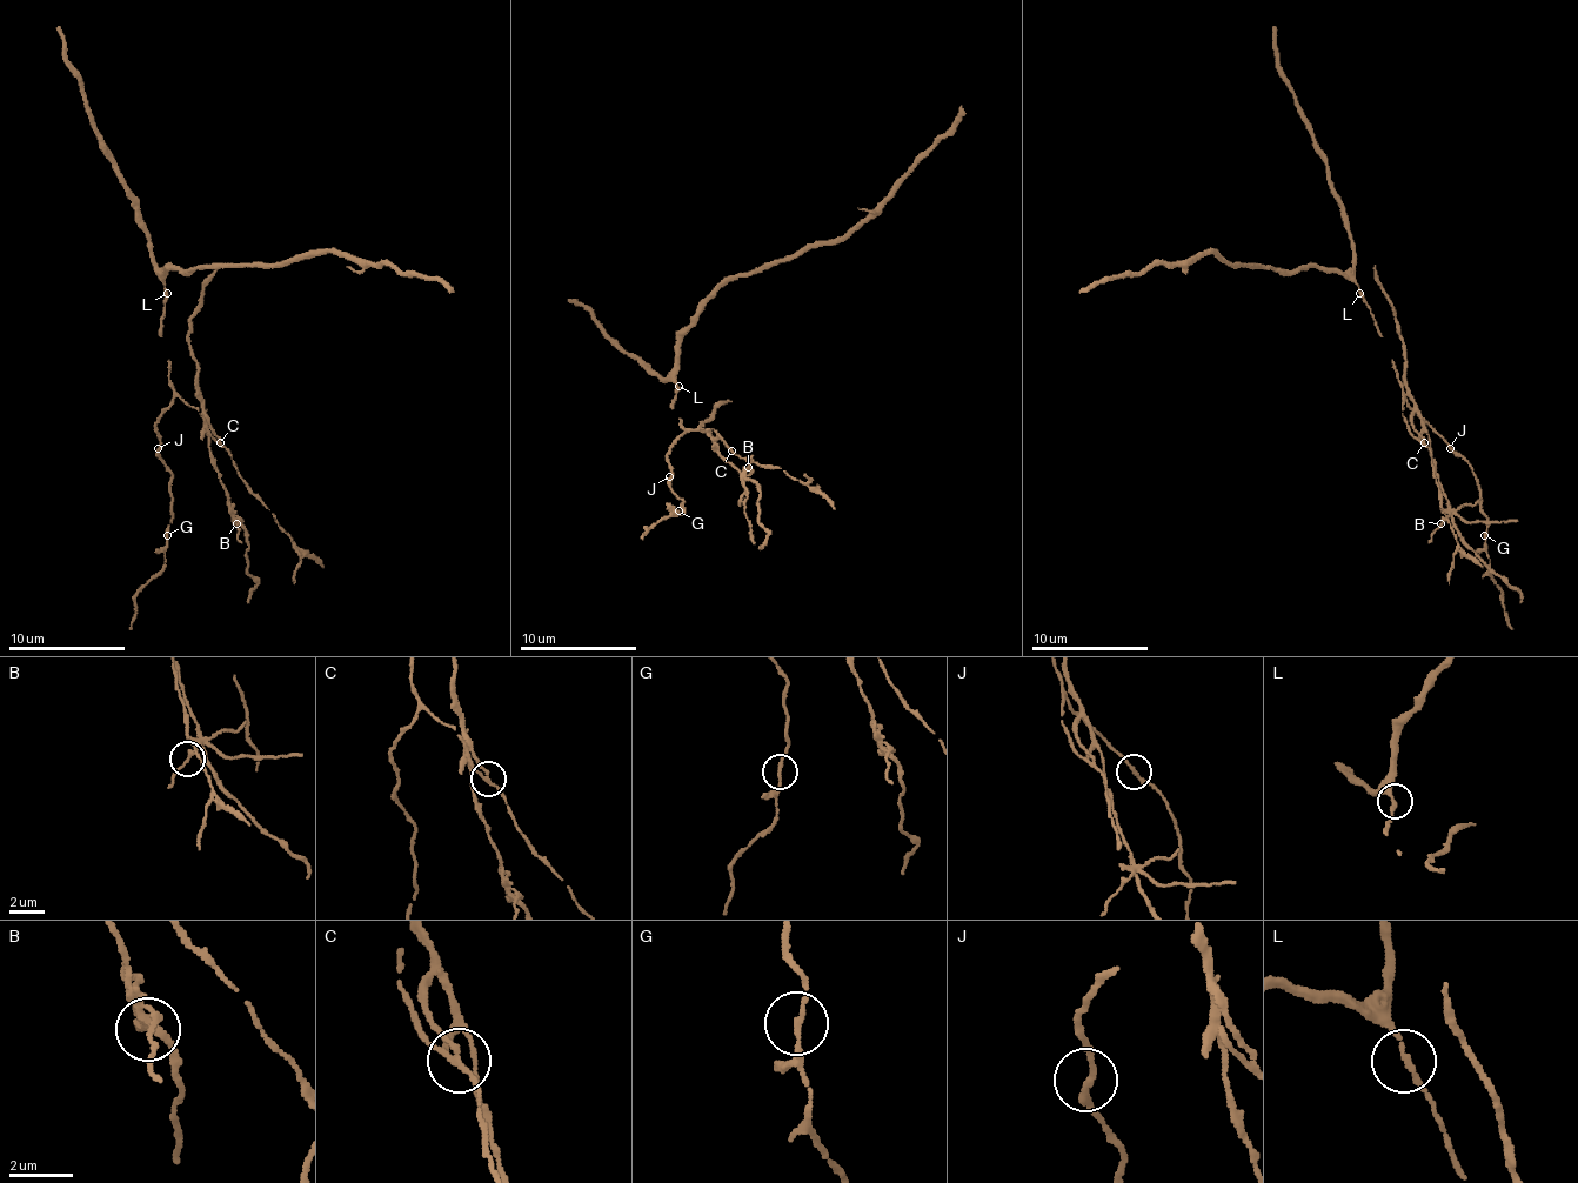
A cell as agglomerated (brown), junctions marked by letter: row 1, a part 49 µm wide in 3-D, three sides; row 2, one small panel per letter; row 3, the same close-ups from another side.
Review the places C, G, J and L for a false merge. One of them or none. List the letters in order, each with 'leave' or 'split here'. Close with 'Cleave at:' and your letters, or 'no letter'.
C: split here
G: leave
J: leave
L: leave
Cleave at: C

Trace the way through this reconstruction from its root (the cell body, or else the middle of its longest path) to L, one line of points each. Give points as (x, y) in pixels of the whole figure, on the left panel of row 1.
L: (164, 279), (167, 293)

